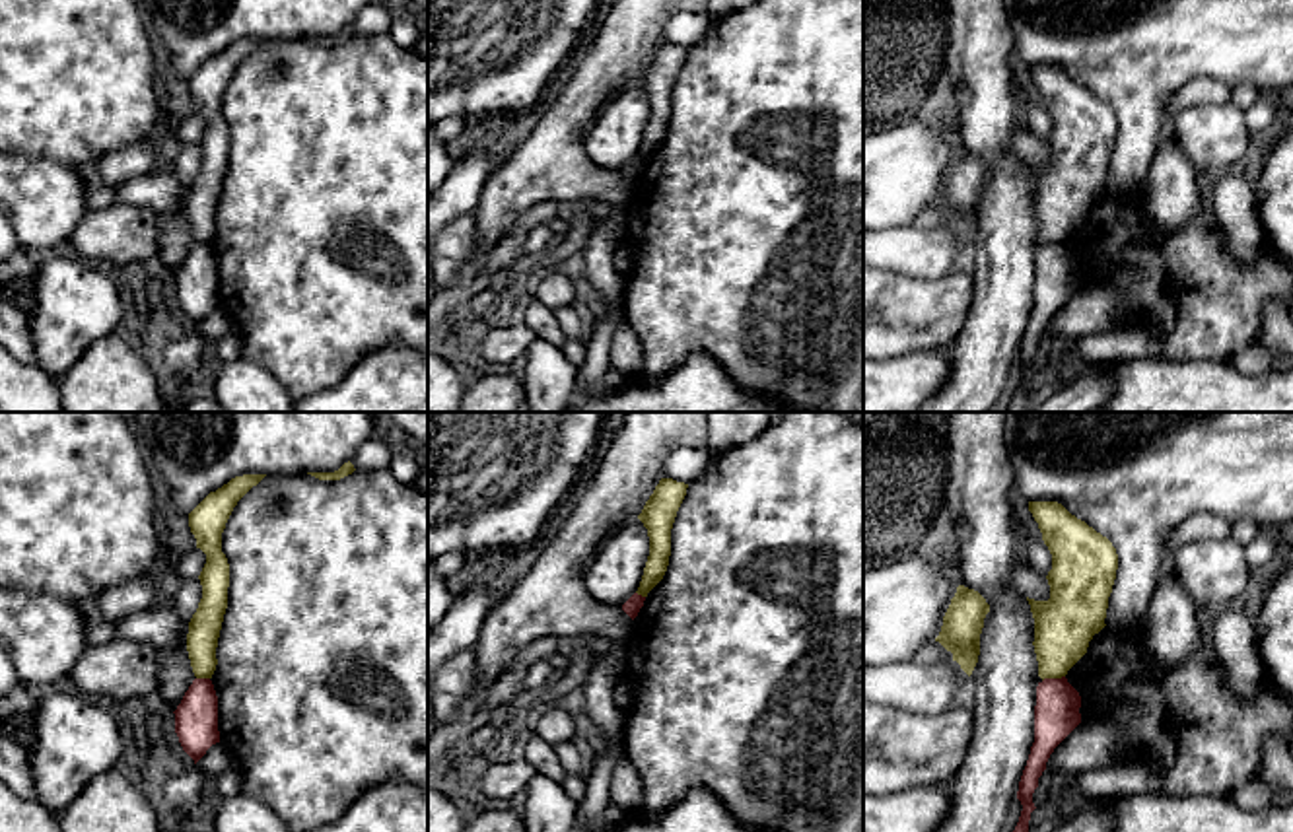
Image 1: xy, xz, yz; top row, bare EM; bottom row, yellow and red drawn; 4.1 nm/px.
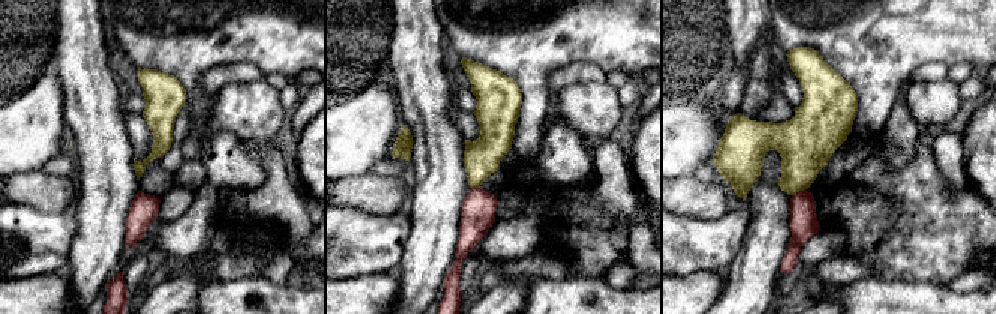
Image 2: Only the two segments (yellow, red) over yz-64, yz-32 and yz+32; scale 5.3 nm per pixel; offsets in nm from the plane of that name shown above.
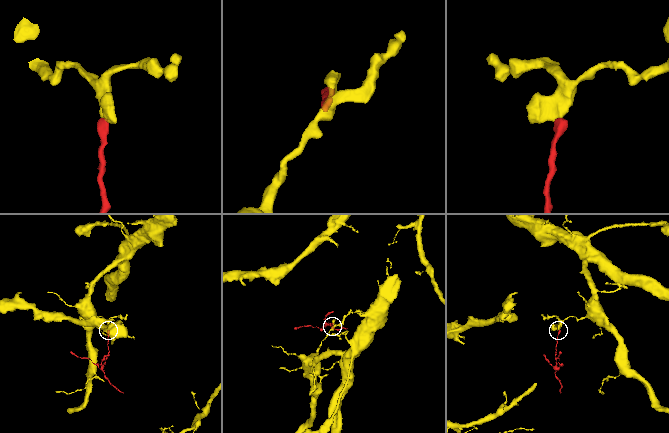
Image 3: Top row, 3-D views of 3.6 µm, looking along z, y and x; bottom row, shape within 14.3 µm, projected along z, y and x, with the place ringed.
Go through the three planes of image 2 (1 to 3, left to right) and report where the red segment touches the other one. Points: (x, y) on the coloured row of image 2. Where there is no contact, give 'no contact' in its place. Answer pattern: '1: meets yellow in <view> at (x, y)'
1: no contact
2: meets yellow in yz-32 at (476, 187)
3: meets yellow in yz+32 at (798, 191)

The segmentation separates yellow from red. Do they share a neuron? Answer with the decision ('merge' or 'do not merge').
do not merge

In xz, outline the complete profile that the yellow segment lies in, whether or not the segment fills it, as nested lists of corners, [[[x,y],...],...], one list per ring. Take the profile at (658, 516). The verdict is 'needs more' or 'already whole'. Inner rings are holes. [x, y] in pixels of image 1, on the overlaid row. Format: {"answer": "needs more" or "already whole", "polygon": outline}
{"answer": "already whole", "polygon": [[[661,478],[638,515],[649,537],[649,556],[636,591],[642,597],[647,597],[647,593],[663,579],[667,572],[671,556],[671,529],[686,496],[686,488],[688,484],[684,482]]]}

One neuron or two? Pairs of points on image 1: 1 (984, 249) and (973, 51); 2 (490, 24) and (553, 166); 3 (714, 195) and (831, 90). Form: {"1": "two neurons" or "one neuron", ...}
{"1": "one neuron", "2": "two neurons", "3": "one neuron"}

